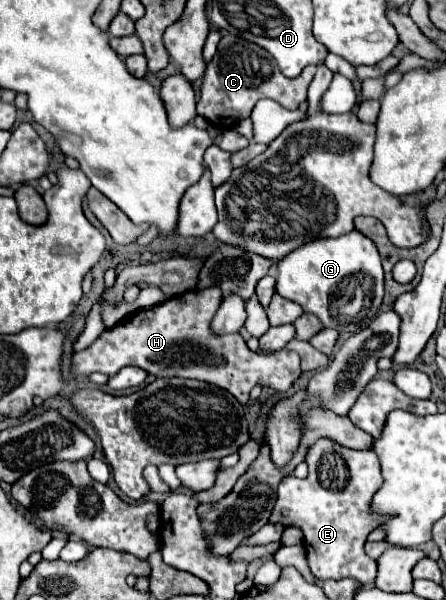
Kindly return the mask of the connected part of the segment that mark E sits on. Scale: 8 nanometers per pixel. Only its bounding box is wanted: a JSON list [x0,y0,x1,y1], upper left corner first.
[270,438,382,584]

